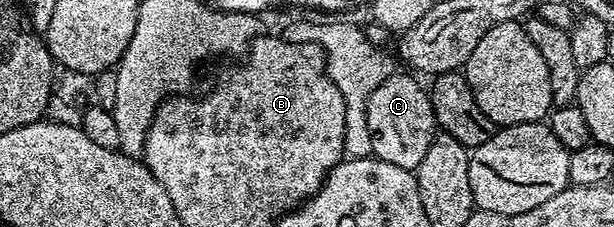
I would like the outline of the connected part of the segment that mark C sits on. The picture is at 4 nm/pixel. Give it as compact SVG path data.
M401 71L394 72L392 77L375 87L367 103L367 131L371 131L372 156L410 171L416 171L419 163L423 163L423 155L427 155L438 128L426 86L424 89L416 81L418 78L413 77L404 77Z

